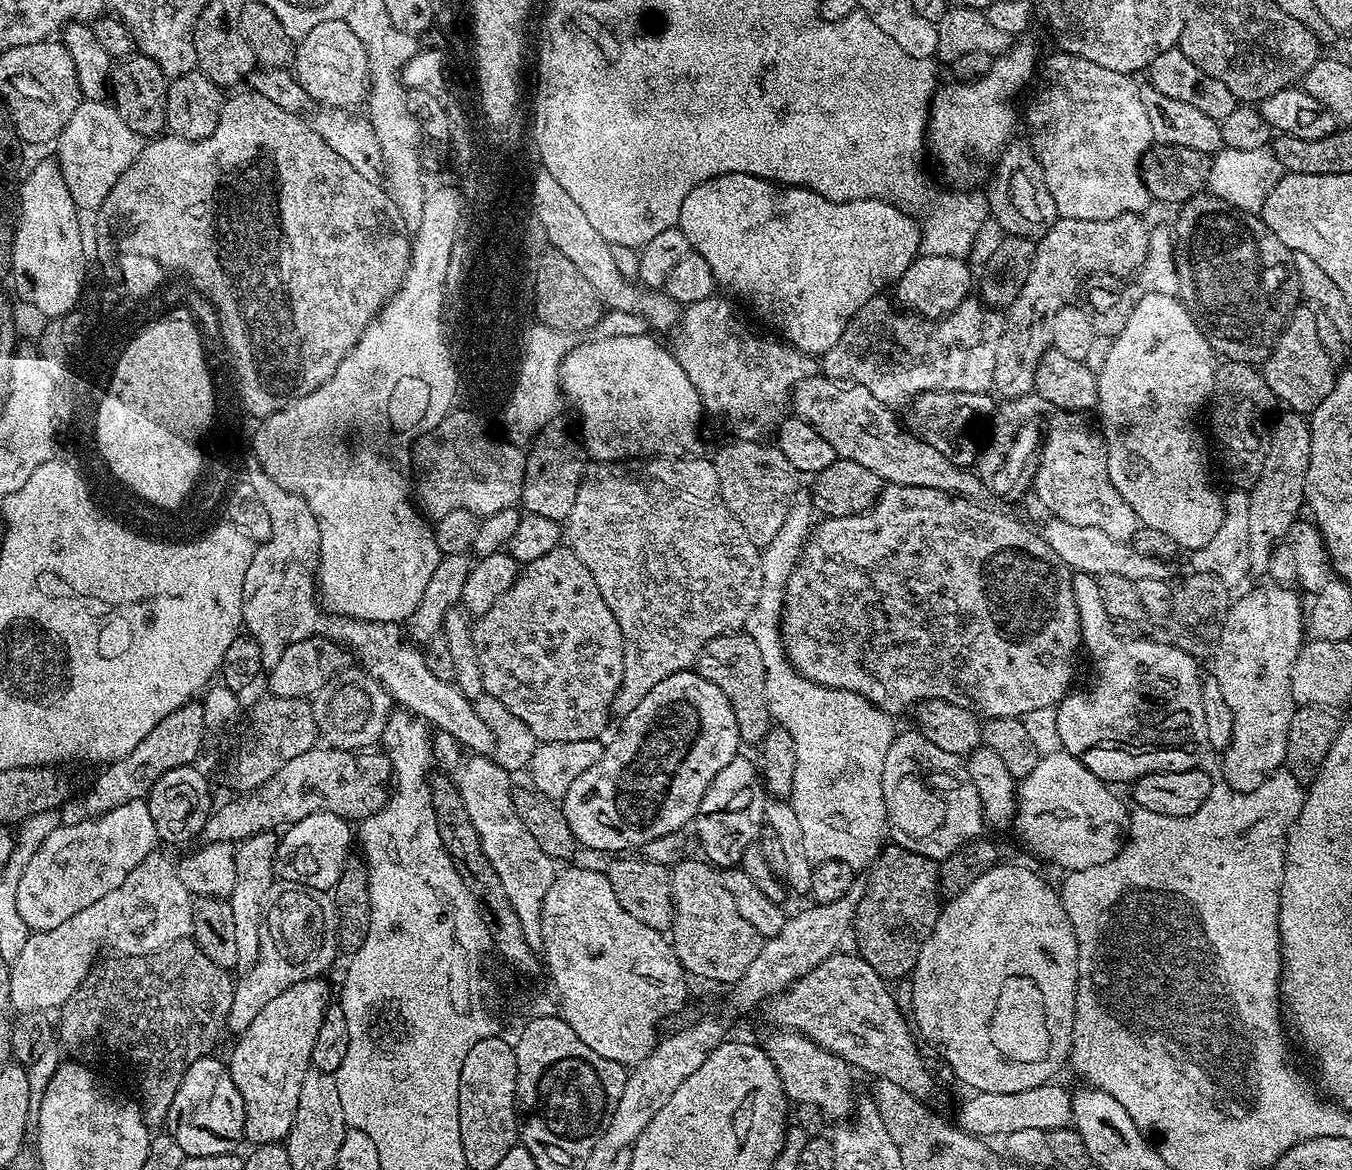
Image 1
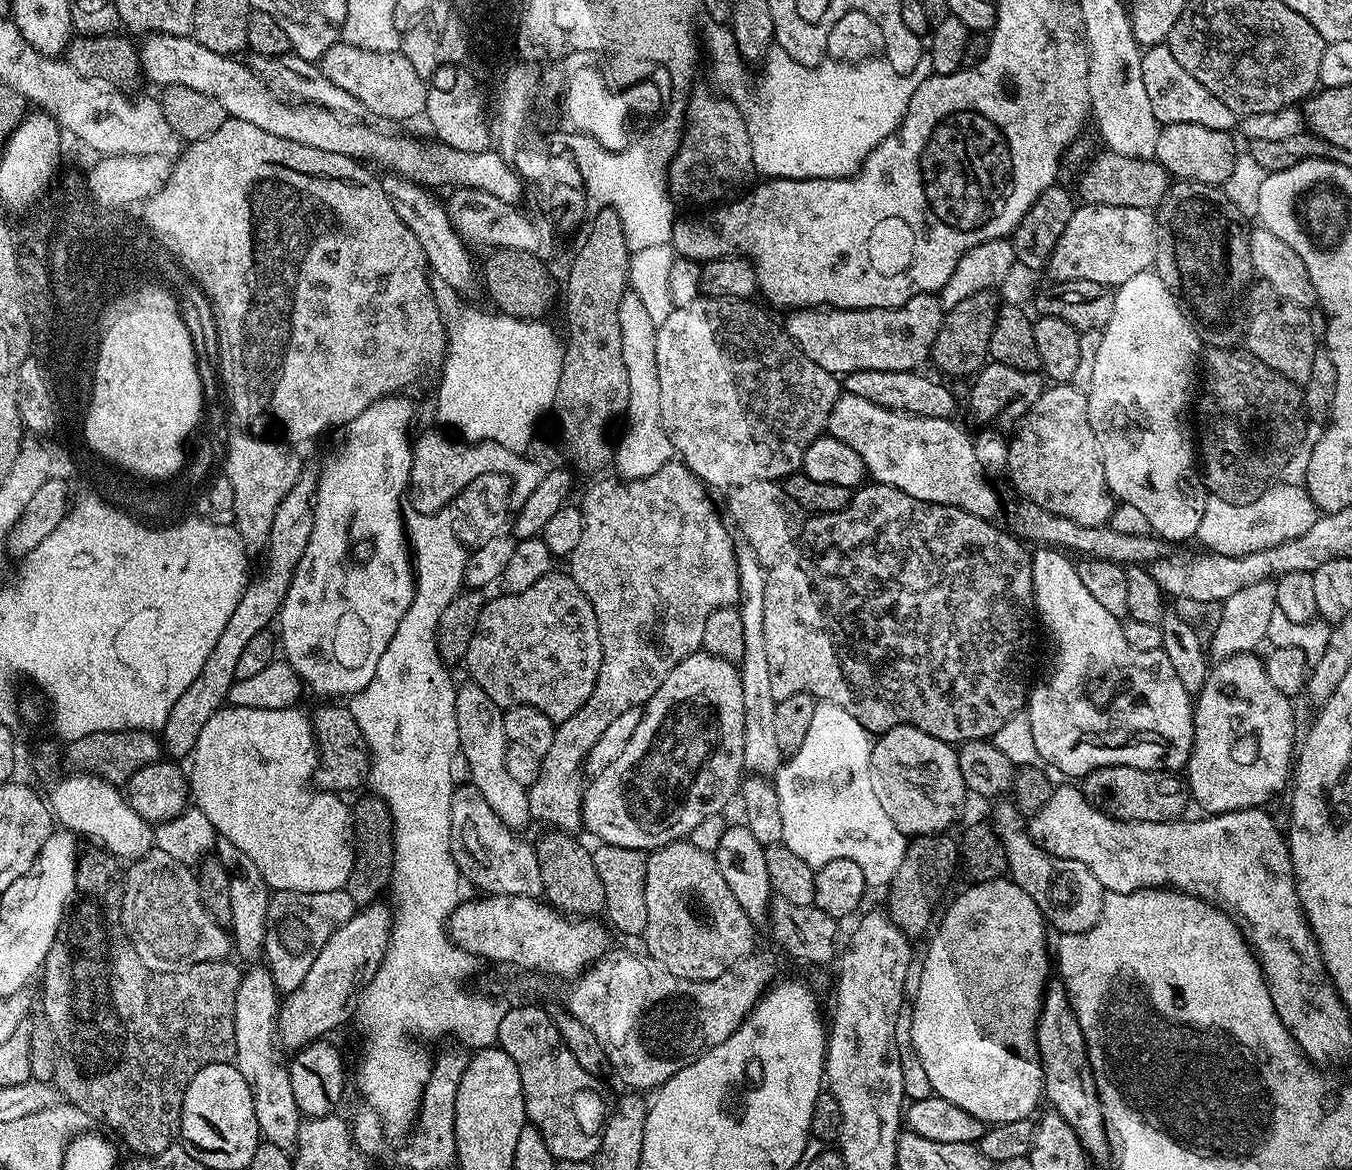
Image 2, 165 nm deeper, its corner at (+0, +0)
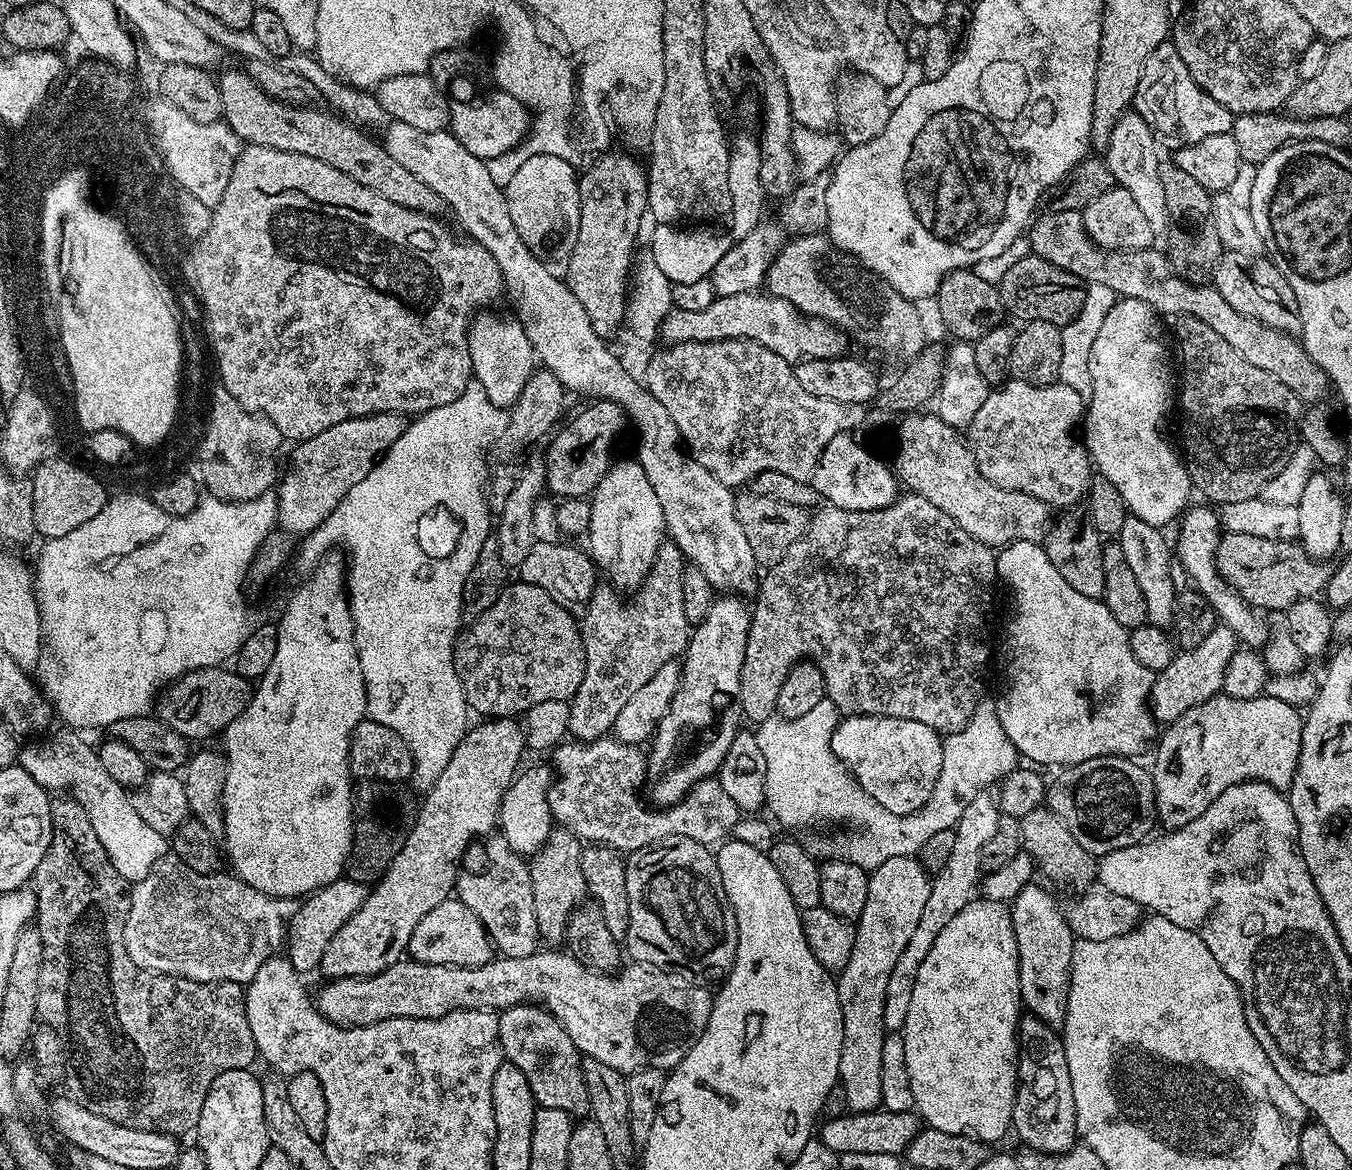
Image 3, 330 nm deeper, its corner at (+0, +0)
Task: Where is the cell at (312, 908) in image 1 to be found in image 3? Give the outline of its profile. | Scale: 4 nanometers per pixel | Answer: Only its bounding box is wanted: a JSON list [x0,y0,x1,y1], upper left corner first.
[286,878,369,974]

